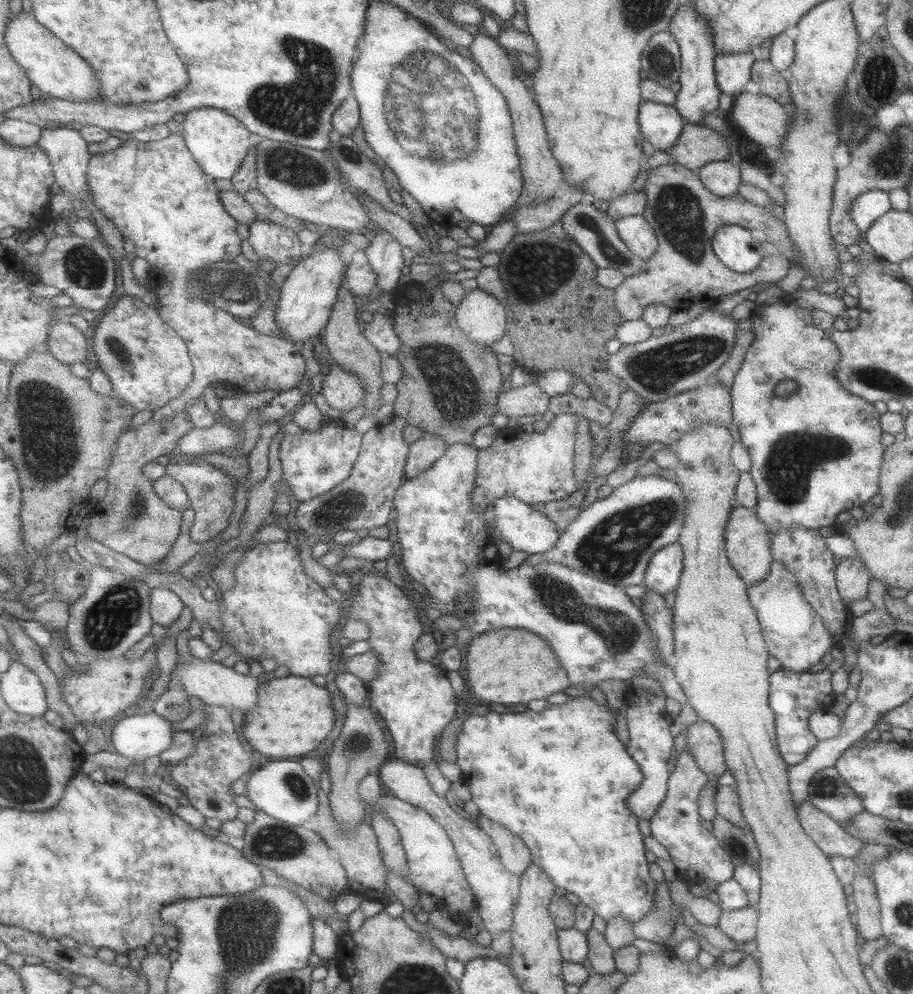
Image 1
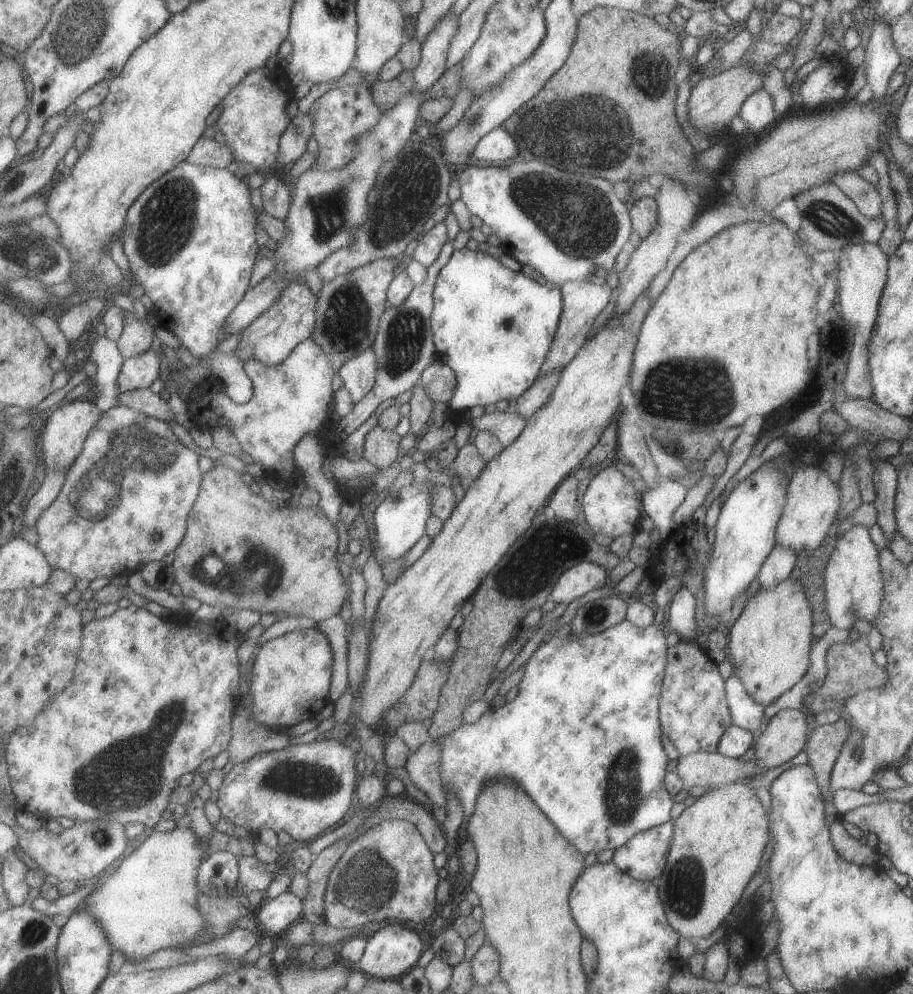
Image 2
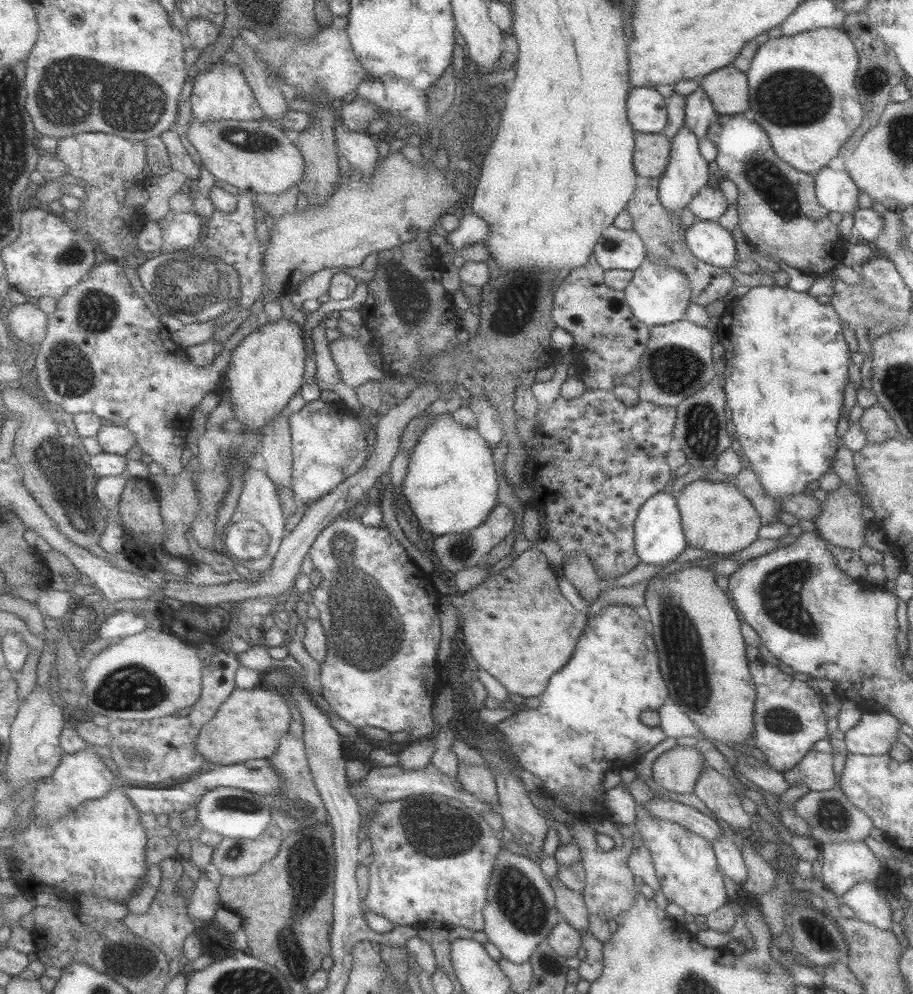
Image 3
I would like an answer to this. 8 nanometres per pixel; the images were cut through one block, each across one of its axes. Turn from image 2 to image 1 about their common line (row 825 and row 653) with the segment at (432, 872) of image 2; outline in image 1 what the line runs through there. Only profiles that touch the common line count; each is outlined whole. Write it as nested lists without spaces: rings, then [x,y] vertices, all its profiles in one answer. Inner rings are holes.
[[[389,561],[366,565],[376,568],[376,572],[366,572],[359,584],[360,594],[347,603],[346,616],[370,624],[372,652],[376,652],[383,661],[380,676],[369,682],[372,689],[370,707],[381,714],[394,738],[393,759],[424,768],[436,792],[442,798],[448,798],[452,782],[440,770],[439,744],[448,725],[459,714],[460,697],[447,671],[416,655],[416,646],[428,630],[416,612],[416,603],[408,598],[406,589],[390,578]]]

